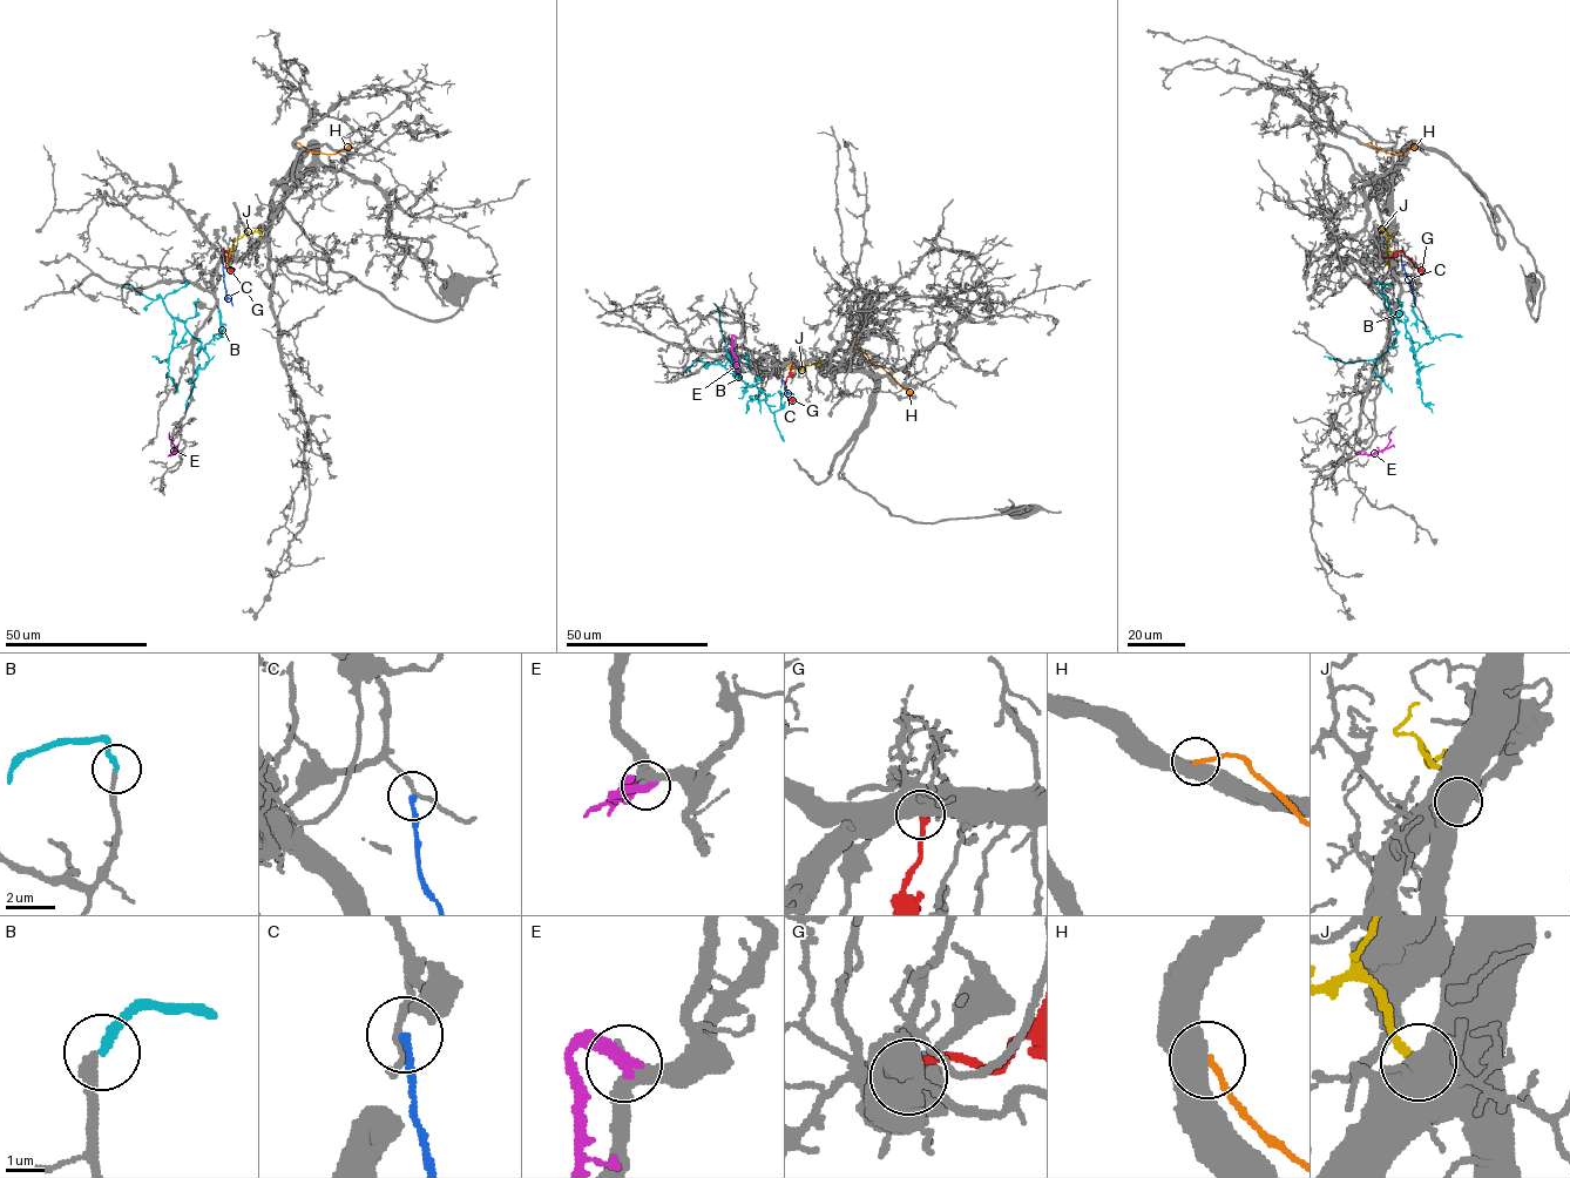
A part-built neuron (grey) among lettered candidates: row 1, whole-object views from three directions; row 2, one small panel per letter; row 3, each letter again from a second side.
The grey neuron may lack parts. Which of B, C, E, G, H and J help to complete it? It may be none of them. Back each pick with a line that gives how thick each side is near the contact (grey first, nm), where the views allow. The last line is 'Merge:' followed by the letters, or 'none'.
G: 800/240 nm
Merge: G

